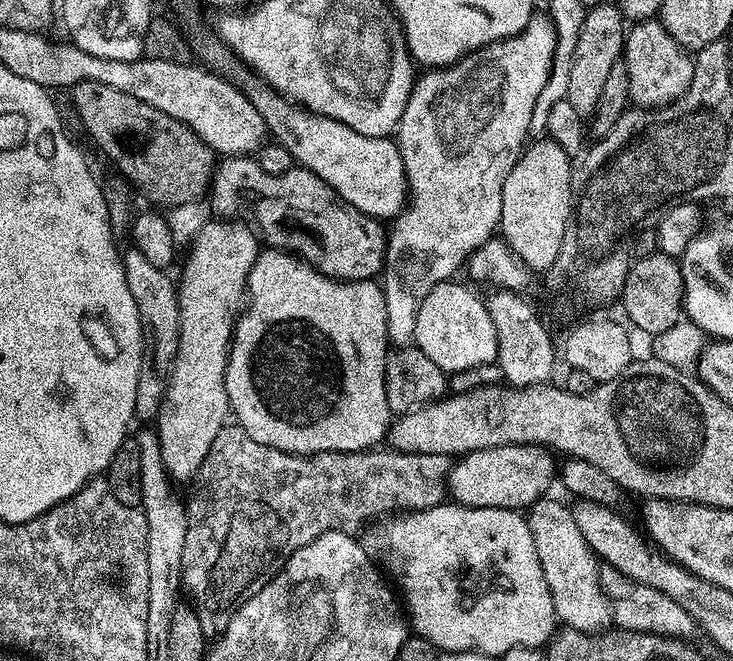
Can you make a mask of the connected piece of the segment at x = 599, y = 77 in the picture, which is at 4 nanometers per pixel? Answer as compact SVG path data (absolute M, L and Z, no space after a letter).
M615 3L600 4L597 8L589 7L584 13L584 21L578 30L578 43L574 45L574 59L570 69L570 83L567 99L571 106L583 118L596 115L598 100L602 98L602 89L610 74L610 66L622 59L626 21Z

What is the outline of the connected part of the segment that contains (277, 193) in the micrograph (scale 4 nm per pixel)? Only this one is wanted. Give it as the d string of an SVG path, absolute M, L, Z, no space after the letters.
M251 155L225 156L212 173L211 196L212 208L217 217L240 218L243 217L240 216L243 212L249 212L253 220L251 223L265 241L268 239L272 243L269 245L273 249L299 256L312 267L319 268L323 276L330 276L333 280L371 280L381 275L386 247L385 225L373 216L362 214L357 208L345 204L330 185L322 182L322 178L318 178L310 170L294 166L286 174L275 176L266 174Z

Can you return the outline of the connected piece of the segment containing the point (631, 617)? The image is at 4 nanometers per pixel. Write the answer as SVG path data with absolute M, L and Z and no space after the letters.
M601 563L600 585L602 594L606 594L612 611L612 624L617 629L672 636L685 642L691 641L693 639L691 636L698 632L696 619L686 610L682 610L678 602L674 602L662 590L654 590L654 586L642 586L642 582L634 582L626 578L626 574L614 570L614 566Z

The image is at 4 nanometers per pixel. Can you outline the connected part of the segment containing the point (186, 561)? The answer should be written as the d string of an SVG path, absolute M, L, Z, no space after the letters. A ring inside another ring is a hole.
M225 426L225 428L223 428L223 429L222 429L222 430L221 430L221 431L220 431L220 433L219 433L219 434L218 434L218 438L214 438L214 442L213 442L213 443L212 443L212 445L211 445L211 446L210 446L210 454L206 454L206 458L205 458L205 459L204 459L204 461L203 461L203 462L202 462L202 466L201 466L201 467L200 467L200 471L199 471L199 472L197 472L197 473L196 473L196 475L195 475L195 477L194 477L194 485L195 485L195 484L196 484L196 489L194 489L194 490L193 490L193 492L192 492L192 497L190 497L190 498L189 498L189 500L186 500L186 511L187 511L187 514L188 514L188 525L187 525L187 526L186 526L186 546L182 546L182 566L181 566L181 567L180 567L180 578L181 578L181 581L182 581L182 588L183 588L183 591L184 591L184 592L185 592L185 593L186 593L186 596L189 596L189 598L188 598L188 597L187 597L187 599L188 599L188 600L189 600L189 601L190 601L190 604L191 604L191 607L193 607L193 608L195 608L195 609L196 609L196 613L197 613L197 614L198 614L198 622L200 622L200 623L201 623L201 624L202 624L202 630L203 630L203 631L204 631L204 632L205 632L205 631L206 631L206 629L208 629L208 628L212 628L212 626L216 626L216 624L220 624L220 622L224 622L224 620L226 620L226 616L218 616L218 614L220 614L220 612L222 612L222 610L224 610L224 602L228 602L228 601L231 601L231 600L232 600L232 599L233 599L233 598L235 598L235 599L236 599L236 600L237 600L237 601L240 601L240 602L243 602L243 601L246 601L246 600L249 600L249 599L250 599L250 594L255 594L255 593L256 593L256 590L257 590L257 588L261 588L261 587L262 587L262 586L266 586L266 585L267 585L267 584L268 584L268 583L269 583L269 582L270 582L270 581L272 581L272 579L274 579L274 577L276 577L276 576L277 576L277 574L279 574L279 573L280 573L280 571L282 571L282 569L284 569L284 567L285 567L285 566L286 566L286 562L287 562L287 561L288 561L288 559L289 559L289 558L291 558L291 557L292 557L292 555L293 555L293 554L294 554L294 550L298 550L298 549L299 549L299 548L301 548L301 547L302 547L302 546L306 546L306 545L307 545L307 544L309 544L309 543L310 543L310 542L314 542L314 538L318 538L318 537L319 537L319 536L321 536L321 535L322 535L322 534L326 534L326 533L327 533L327 532L346 532L346 533L349 533L349 534L356 534L356 533L359 533L359 532L360 532L360 531L358 531L358 530L359 530L359 528L360 528L360 527L362 527L362 526L363 526L363 524L366 524L366 525L365 525L365 526L368 526L368 525L371 525L371 524L372 524L372 523L370 523L370 522L371 522L371 520L376 520L376 519L378 519L378 518L379 518L379 516L384 516L384 515L385 515L385 516L384 516L384 517L387 517L387 516L388 516L388 515L389 515L389 514L403 514L403 513L406 513L406 512L417 512L417 511L418 511L418 510L422 510L422 509L423 509L423 508L432 508L432 507L433 507L433 506L435 506L435 505L436 505L436 504L439 504L439 503L441 503L441 501L443 501L443 500L444 500L444 499L445 499L445 496L446 496L446 481L447 481L447 478L448 478L448 472L449 472L449 467L450 467L450 460L449 460L449 457L446 457L446 456L443 456L443 455L442 455L442 454L418 454L418 453L417 453L417 452L398 452L398 451L395 451L395 450L387 450L387 451L388 451L388 452L380 452L380 451L381 451L381 450L369 450L369 451L367 451L367 452L323 452L323 453L322 453L322 454L318 454L318 455L317 455L317 456L295 456L295 455L294 455L294 454L286 454L286 453L285 453L285 452L283 452L283 451L282 451L282 450L274 450L274 446L262 446L262 442L254 442L254 438L250 438L250 437L249 437L249 436L248 436L248 435L247 435L247 434L246 434L246 433L245 433L245 432L243 432L243 431L242 431L242 429L240 429L240 428L239 428L239 426ZM211 596L221 596L221 597L220 597L220 598L219 598L219 599L220 599L220 600L221 600L221 601L224 601L224 602L214 602L214 603L213 603L213 604L204 604L204 600L208 600L208 599L210 599L210 598L211 598Z

